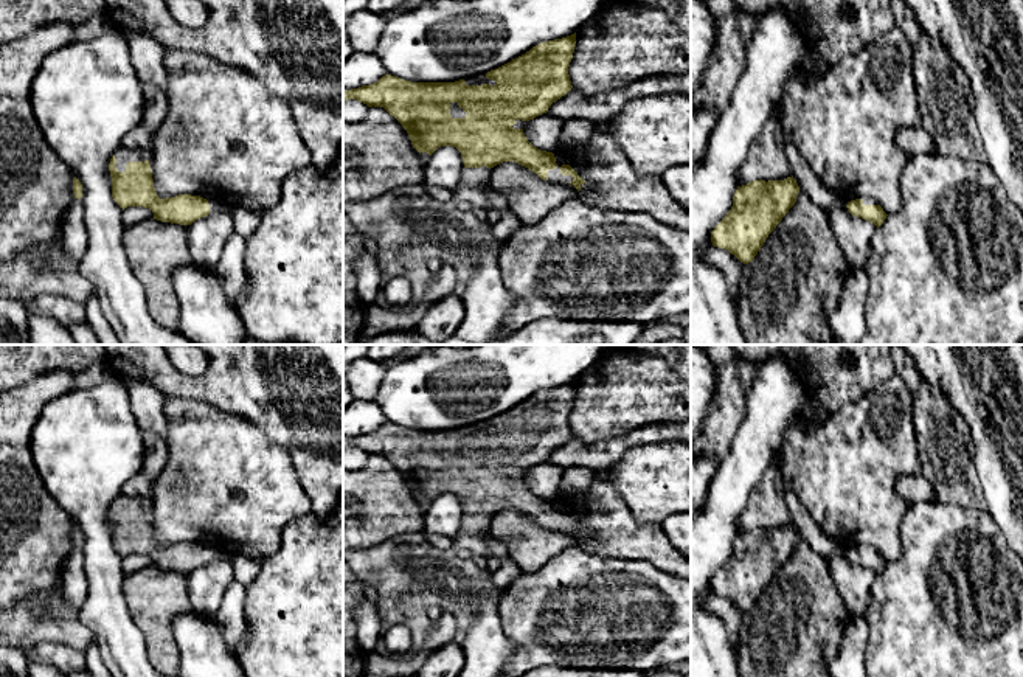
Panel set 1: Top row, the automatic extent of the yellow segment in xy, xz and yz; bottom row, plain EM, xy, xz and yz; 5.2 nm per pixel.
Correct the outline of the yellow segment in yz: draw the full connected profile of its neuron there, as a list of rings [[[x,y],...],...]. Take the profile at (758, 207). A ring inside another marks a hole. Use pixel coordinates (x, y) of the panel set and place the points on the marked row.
[[[753,180],[737,186],[733,207],[711,231],[714,247],[725,248],[740,262],[754,259],[799,193],[796,180]]]

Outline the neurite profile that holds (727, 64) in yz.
[[[700,0],[716,20],[716,45],[703,81],[694,99],[711,107],[719,116],[728,107],[730,98],[745,71],[745,47],[739,34],[737,9],[733,0]]]

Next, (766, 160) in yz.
[[[770,118],[751,143],[736,180],[742,186],[753,180],[768,182],[787,177],[792,177],[792,169],[785,155],[784,127],[778,120]]]

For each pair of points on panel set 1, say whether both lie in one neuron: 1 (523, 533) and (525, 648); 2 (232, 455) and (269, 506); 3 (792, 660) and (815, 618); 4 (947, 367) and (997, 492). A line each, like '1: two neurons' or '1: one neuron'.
1: two neurons
2: one neuron
3: one neuron
4: one neuron

